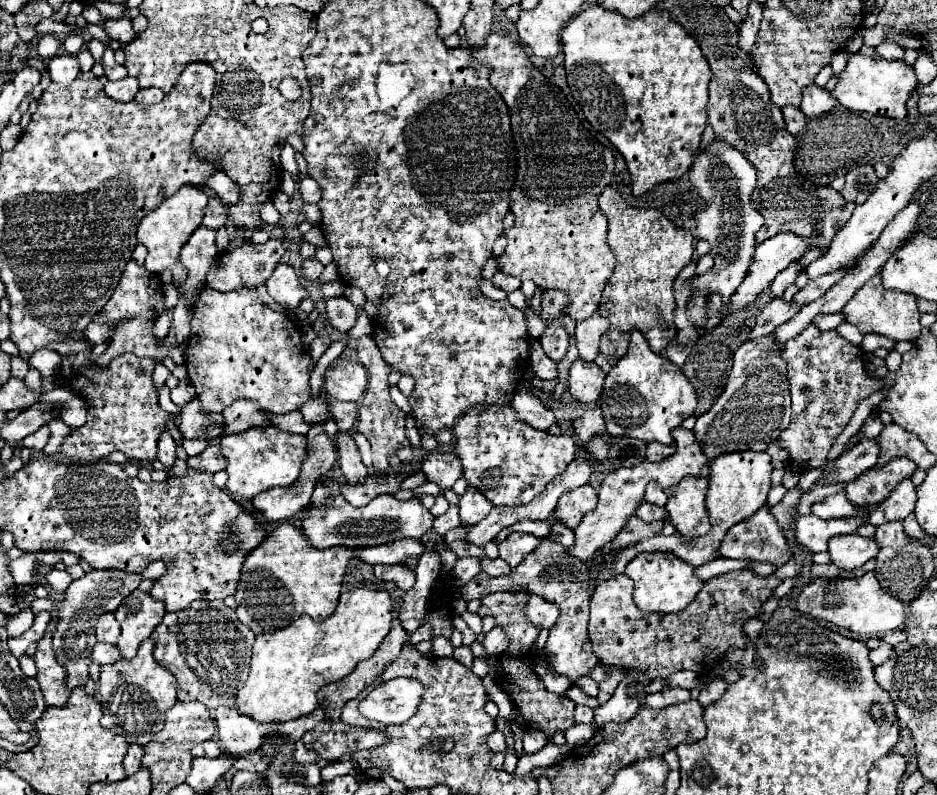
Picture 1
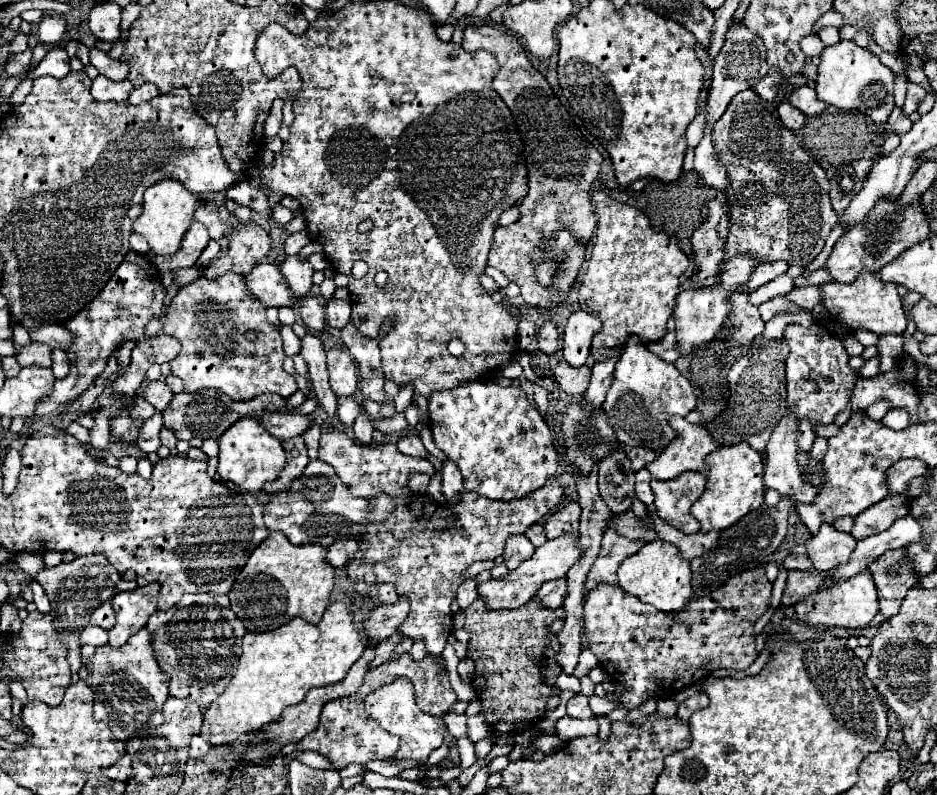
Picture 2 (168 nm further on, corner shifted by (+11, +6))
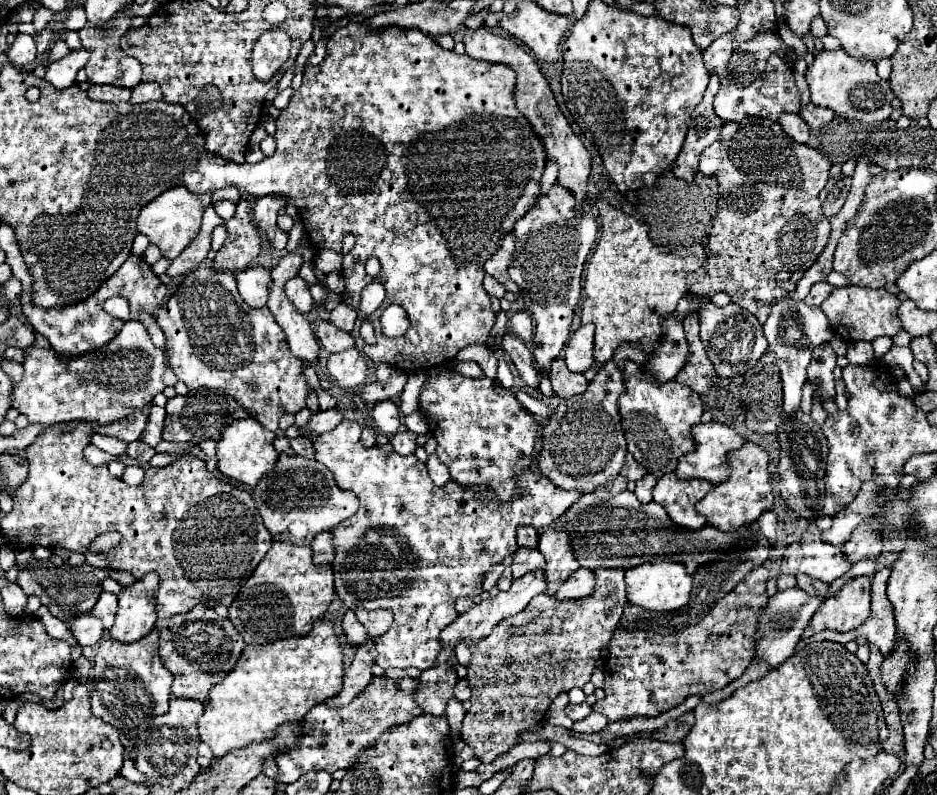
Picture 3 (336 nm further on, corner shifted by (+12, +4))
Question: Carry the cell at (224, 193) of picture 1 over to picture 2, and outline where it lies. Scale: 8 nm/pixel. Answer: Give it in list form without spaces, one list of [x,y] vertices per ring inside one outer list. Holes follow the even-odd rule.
[[[238,183],[238,185],[232,185],[230,189],[226,189],[224,193],[248,209],[254,207],[256,213],[260,213],[262,217],[266,217],[266,219],[272,217],[270,199],[262,187],[252,187],[250,183]]]

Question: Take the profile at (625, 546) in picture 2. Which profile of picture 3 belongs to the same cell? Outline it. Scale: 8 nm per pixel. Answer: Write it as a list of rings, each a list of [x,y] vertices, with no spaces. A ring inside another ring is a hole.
[[[599,567],[599,569],[593,571],[593,575],[595,575],[595,591],[591,593],[589,599],[557,601],[557,599],[549,597],[547,593],[541,593],[541,595],[533,597],[531,603],[529,603],[521,613],[517,613],[517,615],[513,615],[513,617],[507,617],[507,619],[503,619],[499,625],[495,625],[495,629],[491,631],[491,635],[487,635],[487,637],[483,637],[483,639],[479,639],[479,641],[475,641],[475,643],[463,641],[463,643],[467,645],[467,649],[471,651],[471,663],[467,665],[467,681],[469,681],[469,687],[471,687],[471,709],[465,713],[461,737],[463,737],[465,743],[469,743],[469,745],[475,749],[475,755],[477,755],[479,761],[491,763],[497,755],[501,755],[503,751],[511,749],[511,747],[517,743],[517,735],[519,735],[521,731],[525,731],[525,729],[529,729],[529,727],[535,727],[535,725],[544,722],[545,718],[543,717],[545,717],[545,711],[549,710],[549,705],[553,703],[553,699],[555,699],[561,691],[569,691],[571,687],[583,687],[583,685],[589,681],[589,677],[591,677],[591,673],[593,673],[593,669],[595,669],[595,661],[601,657],[601,651],[607,647],[607,643],[609,643],[609,639],[611,639],[611,635],[613,635],[613,629],[615,629],[615,625],[619,623],[619,617],[621,617],[623,607],[625,607],[625,603],[627,603],[627,599],[625,599],[625,583],[623,583],[625,569],[605,569],[605,567]]]

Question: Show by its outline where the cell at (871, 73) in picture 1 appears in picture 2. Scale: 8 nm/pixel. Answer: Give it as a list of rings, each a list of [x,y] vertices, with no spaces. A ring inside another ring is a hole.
[[[840,41],[824,47],[816,77],[816,95],[820,101],[838,109],[856,109],[866,113],[874,123],[886,123],[894,109],[894,73],[880,59],[854,41]]]

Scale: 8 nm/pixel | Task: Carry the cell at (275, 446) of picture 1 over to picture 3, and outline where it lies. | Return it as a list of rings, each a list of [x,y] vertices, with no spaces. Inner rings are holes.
[[[253,417],[237,419],[225,429],[223,437],[217,441],[217,469],[223,475],[253,489],[255,483],[263,475],[267,475],[267,471],[271,471],[271,467],[275,467],[279,459],[279,453],[275,451],[273,441],[275,441],[275,433],[267,431],[257,419]]]

